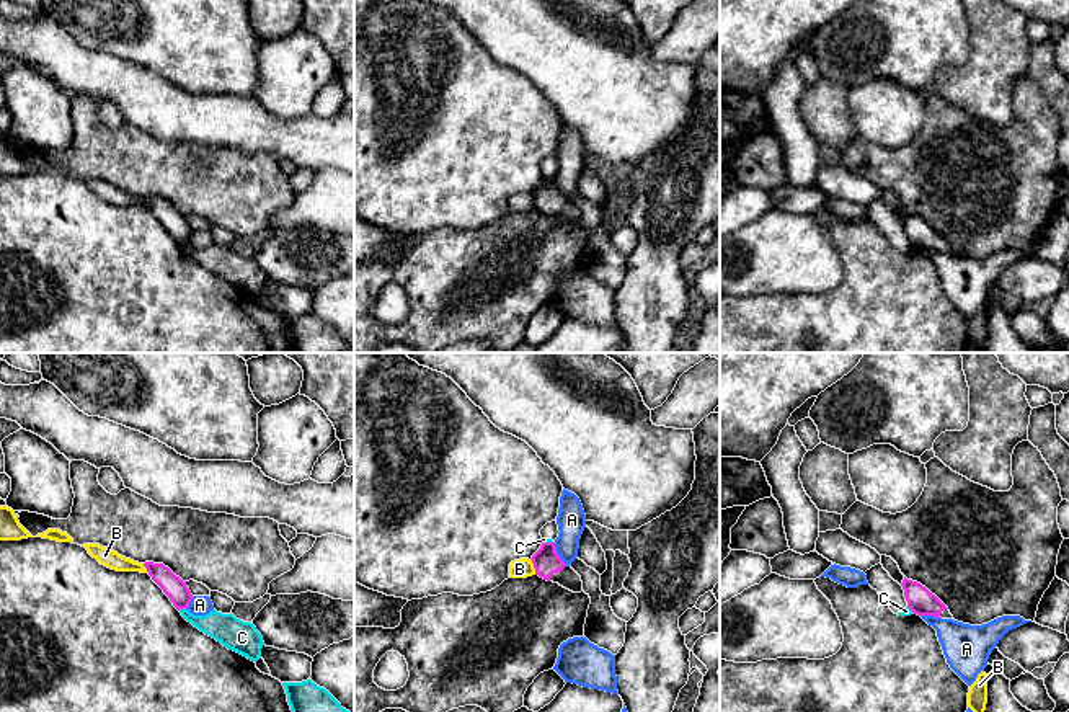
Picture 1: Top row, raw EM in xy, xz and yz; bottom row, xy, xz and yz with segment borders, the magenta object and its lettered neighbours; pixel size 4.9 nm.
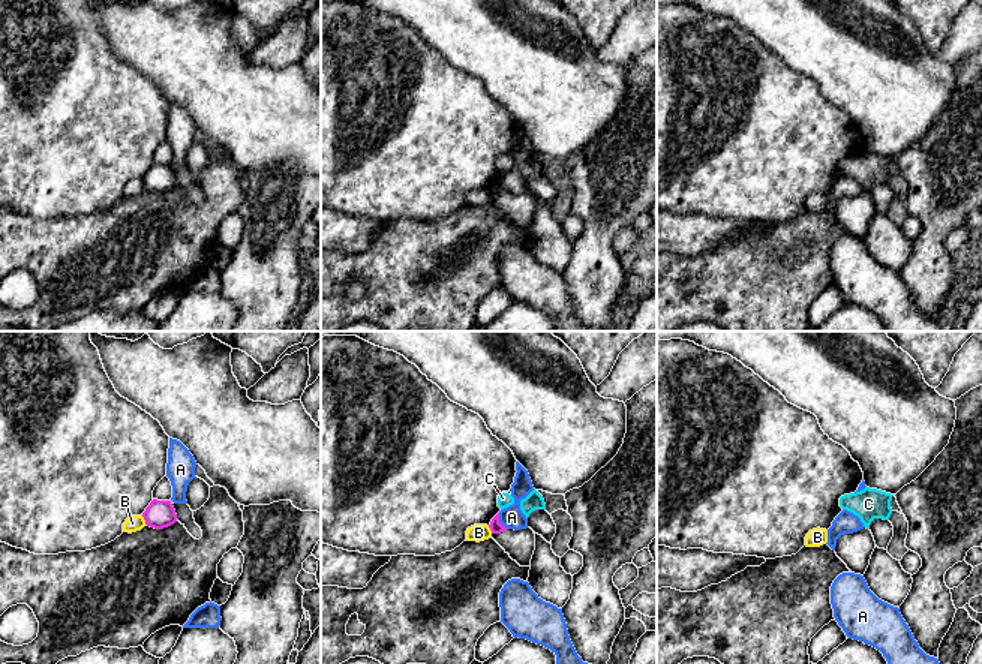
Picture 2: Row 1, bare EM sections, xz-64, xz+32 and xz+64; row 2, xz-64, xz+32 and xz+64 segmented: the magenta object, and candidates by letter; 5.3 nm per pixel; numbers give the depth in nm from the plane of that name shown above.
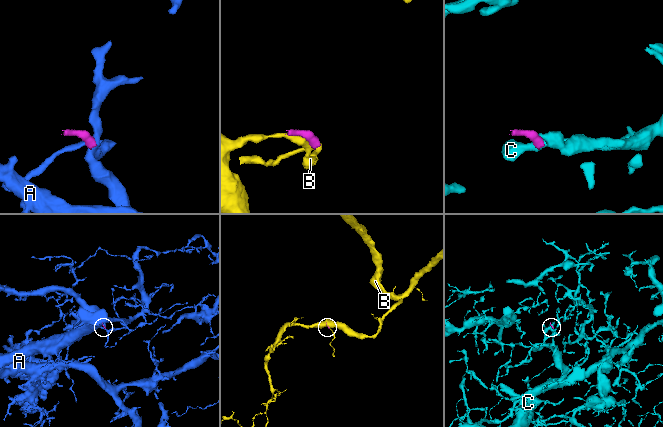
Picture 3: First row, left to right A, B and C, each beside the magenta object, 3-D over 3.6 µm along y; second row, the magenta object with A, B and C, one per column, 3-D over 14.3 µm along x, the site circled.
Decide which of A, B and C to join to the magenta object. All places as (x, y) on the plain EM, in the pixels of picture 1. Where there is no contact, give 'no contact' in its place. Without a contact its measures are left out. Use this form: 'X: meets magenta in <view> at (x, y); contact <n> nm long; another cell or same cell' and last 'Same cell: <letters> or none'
A: meets magenta in xz at (557, 188); contact 140 nm long; another cell
B: meets magenta in xz at (534, 201); contact 80 nm long; another cell
C: meets magenta in xy at (181, 242); contact 50 nm long; another cell
Same cell: none

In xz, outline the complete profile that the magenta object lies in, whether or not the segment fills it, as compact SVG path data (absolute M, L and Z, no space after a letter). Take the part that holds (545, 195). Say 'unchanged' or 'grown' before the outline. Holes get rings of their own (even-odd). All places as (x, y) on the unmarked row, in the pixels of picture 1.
grown; M543 175L530 194L534 198L535 209L540 212L558 217L573 227L583 225L581 211L560 193L553 176Z

